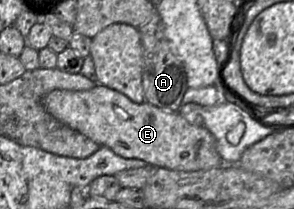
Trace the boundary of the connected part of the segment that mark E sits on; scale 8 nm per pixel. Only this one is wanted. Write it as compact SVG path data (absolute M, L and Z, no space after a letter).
M100 84L89 90L52 90L43 97L42 104L61 123L126 159L140 159L152 167L186 172L208 170L220 167L222 163L216 150L216 140L204 126L191 125L179 112L163 110L147 102L136 104L124 94Z

